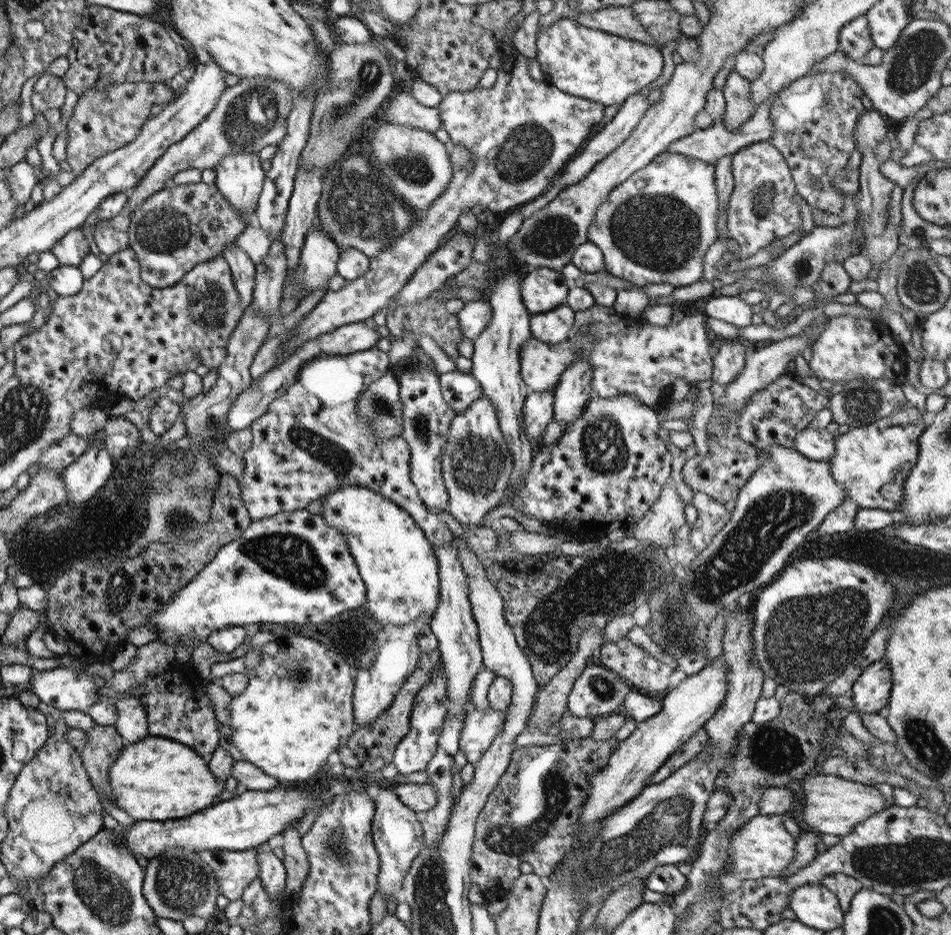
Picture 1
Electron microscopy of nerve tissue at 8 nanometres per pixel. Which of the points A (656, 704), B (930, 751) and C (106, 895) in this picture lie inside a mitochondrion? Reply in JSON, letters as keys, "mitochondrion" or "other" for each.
{"A":"other","B":"mitochondrion","C":"mitochondrion"}

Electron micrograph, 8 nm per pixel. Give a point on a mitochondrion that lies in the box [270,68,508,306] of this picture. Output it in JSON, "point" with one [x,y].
{"point":[359,207]}

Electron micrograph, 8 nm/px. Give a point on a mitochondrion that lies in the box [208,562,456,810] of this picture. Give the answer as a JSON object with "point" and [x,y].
{"point":[298,673]}

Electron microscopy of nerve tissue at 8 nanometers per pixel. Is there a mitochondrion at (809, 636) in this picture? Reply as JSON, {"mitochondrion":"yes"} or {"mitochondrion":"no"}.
{"mitochondrion":"yes"}

